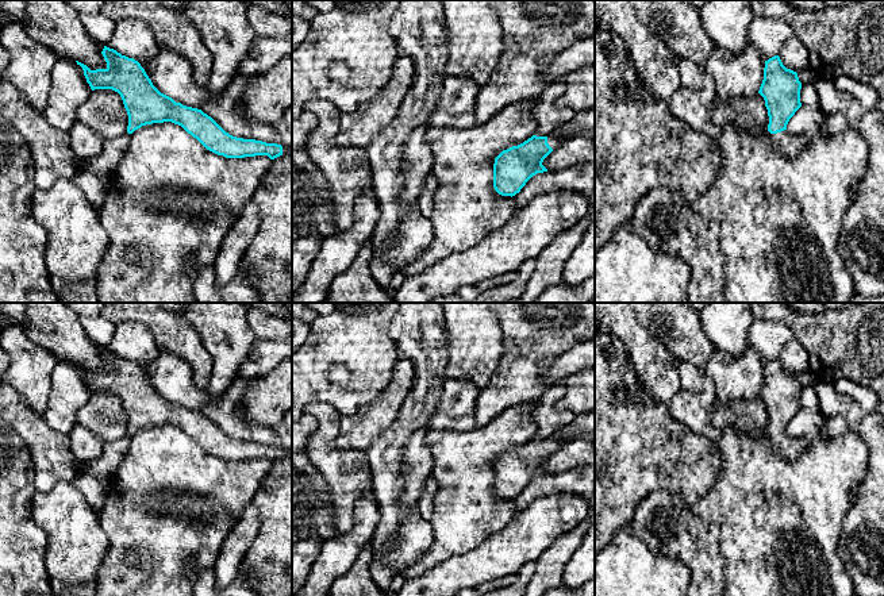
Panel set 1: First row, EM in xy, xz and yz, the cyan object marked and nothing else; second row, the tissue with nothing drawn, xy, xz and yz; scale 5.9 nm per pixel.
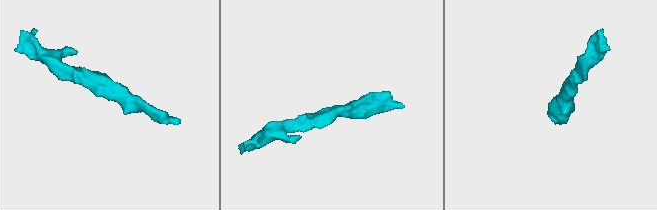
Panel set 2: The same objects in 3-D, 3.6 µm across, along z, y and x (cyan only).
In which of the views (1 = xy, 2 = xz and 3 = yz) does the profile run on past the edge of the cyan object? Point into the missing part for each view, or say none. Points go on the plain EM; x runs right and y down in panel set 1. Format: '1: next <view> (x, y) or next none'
1: next xy (104, 469)
2: next xz (554, 443)
3: next yz (788, 448)

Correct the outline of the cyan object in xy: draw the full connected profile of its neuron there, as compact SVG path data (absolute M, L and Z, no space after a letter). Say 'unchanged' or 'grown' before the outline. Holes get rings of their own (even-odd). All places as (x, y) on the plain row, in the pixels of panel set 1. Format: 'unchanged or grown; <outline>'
grown; M107 349L101 357L107 365L105 372L91 373L87 368L76 365L82 370L91 392L118 395L128 418L127 437L107 443L103 455L82 468L109 488L118 466L128 450L131 437L142 428L153 426L172 424L178 427L207 453L226 461L268 458L274 462L292 457L292 450L288 449L230 438L201 412L182 408L161 396L134 361L122 358Z

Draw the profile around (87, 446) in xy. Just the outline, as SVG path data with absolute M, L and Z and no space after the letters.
M76 423L68 434L70 439L70 451L84 468L103 455L105 442L87 427Z

